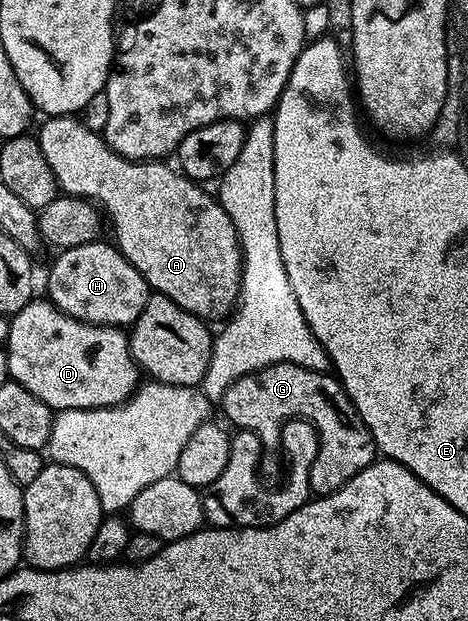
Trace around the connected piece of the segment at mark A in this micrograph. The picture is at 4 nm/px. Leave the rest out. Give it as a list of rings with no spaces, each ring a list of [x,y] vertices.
[[[73,115],[45,119],[45,122],[41,125],[41,130],[36,130],[35,136],[39,147],[43,151],[43,157],[47,159],[47,165],[51,167],[51,171],[55,175],[58,190],[70,197],[84,197],[86,201],[93,202],[98,210],[103,211],[104,216],[107,218],[108,228],[109,225],[113,228],[112,244],[116,245],[119,252],[125,256],[127,263],[131,263],[131,267],[135,267],[135,271],[139,271],[139,275],[143,275],[143,279],[149,284],[152,292],[167,295],[167,299],[179,303],[179,307],[191,311],[195,316],[209,323],[214,323],[213,321],[217,320],[217,322],[220,322],[232,314],[237,303],[237,295],[241,292],[241,244],[237,238],[235,223],[231,223],[231,215],[227,215],[225,208],[222,207],[220,201],[217,200],[210,190],[209,193],[205,190],[208,188],[202,187],[198,182],[192,181],[190,177],[186,177],[184,173],[178,171],[172,164],[170,164],[171,166],[165,165],[169,163],[166,163],[164,160],[132,161],[126,157],[120,157],[114,149],[109,148],[109,144],[105,142],[101,133],[89,130],[81,119]]]

